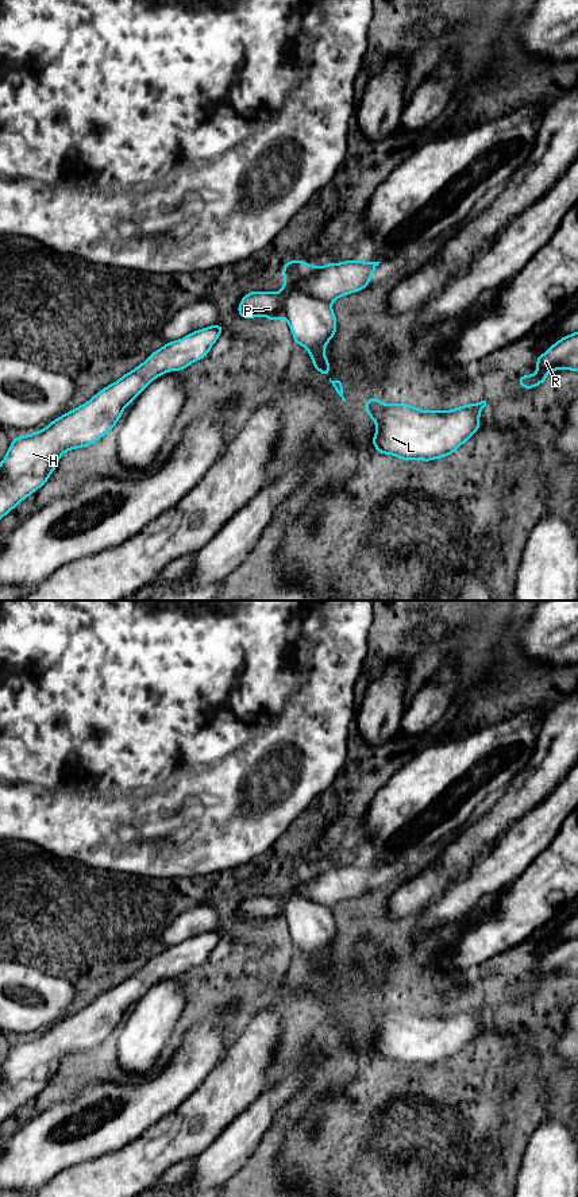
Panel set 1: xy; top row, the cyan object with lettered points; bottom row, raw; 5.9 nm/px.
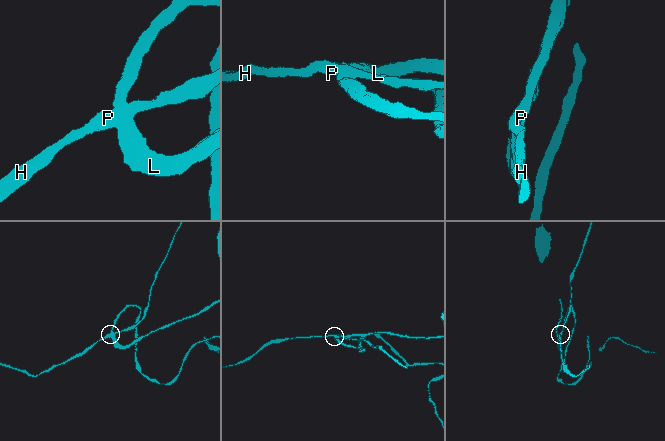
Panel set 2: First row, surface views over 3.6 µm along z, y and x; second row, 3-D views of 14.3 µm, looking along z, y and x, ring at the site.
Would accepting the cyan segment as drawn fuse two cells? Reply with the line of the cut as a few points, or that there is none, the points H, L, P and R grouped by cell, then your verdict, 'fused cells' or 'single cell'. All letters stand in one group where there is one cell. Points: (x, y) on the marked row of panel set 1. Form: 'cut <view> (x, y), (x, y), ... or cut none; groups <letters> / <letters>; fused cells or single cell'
cut xy (313, 267), (303, 288), (328, 304); groups H P / L R; fused cells

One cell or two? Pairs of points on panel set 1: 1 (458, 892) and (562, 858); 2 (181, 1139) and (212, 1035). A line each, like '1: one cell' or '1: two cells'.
1: two cells
2: two cells

